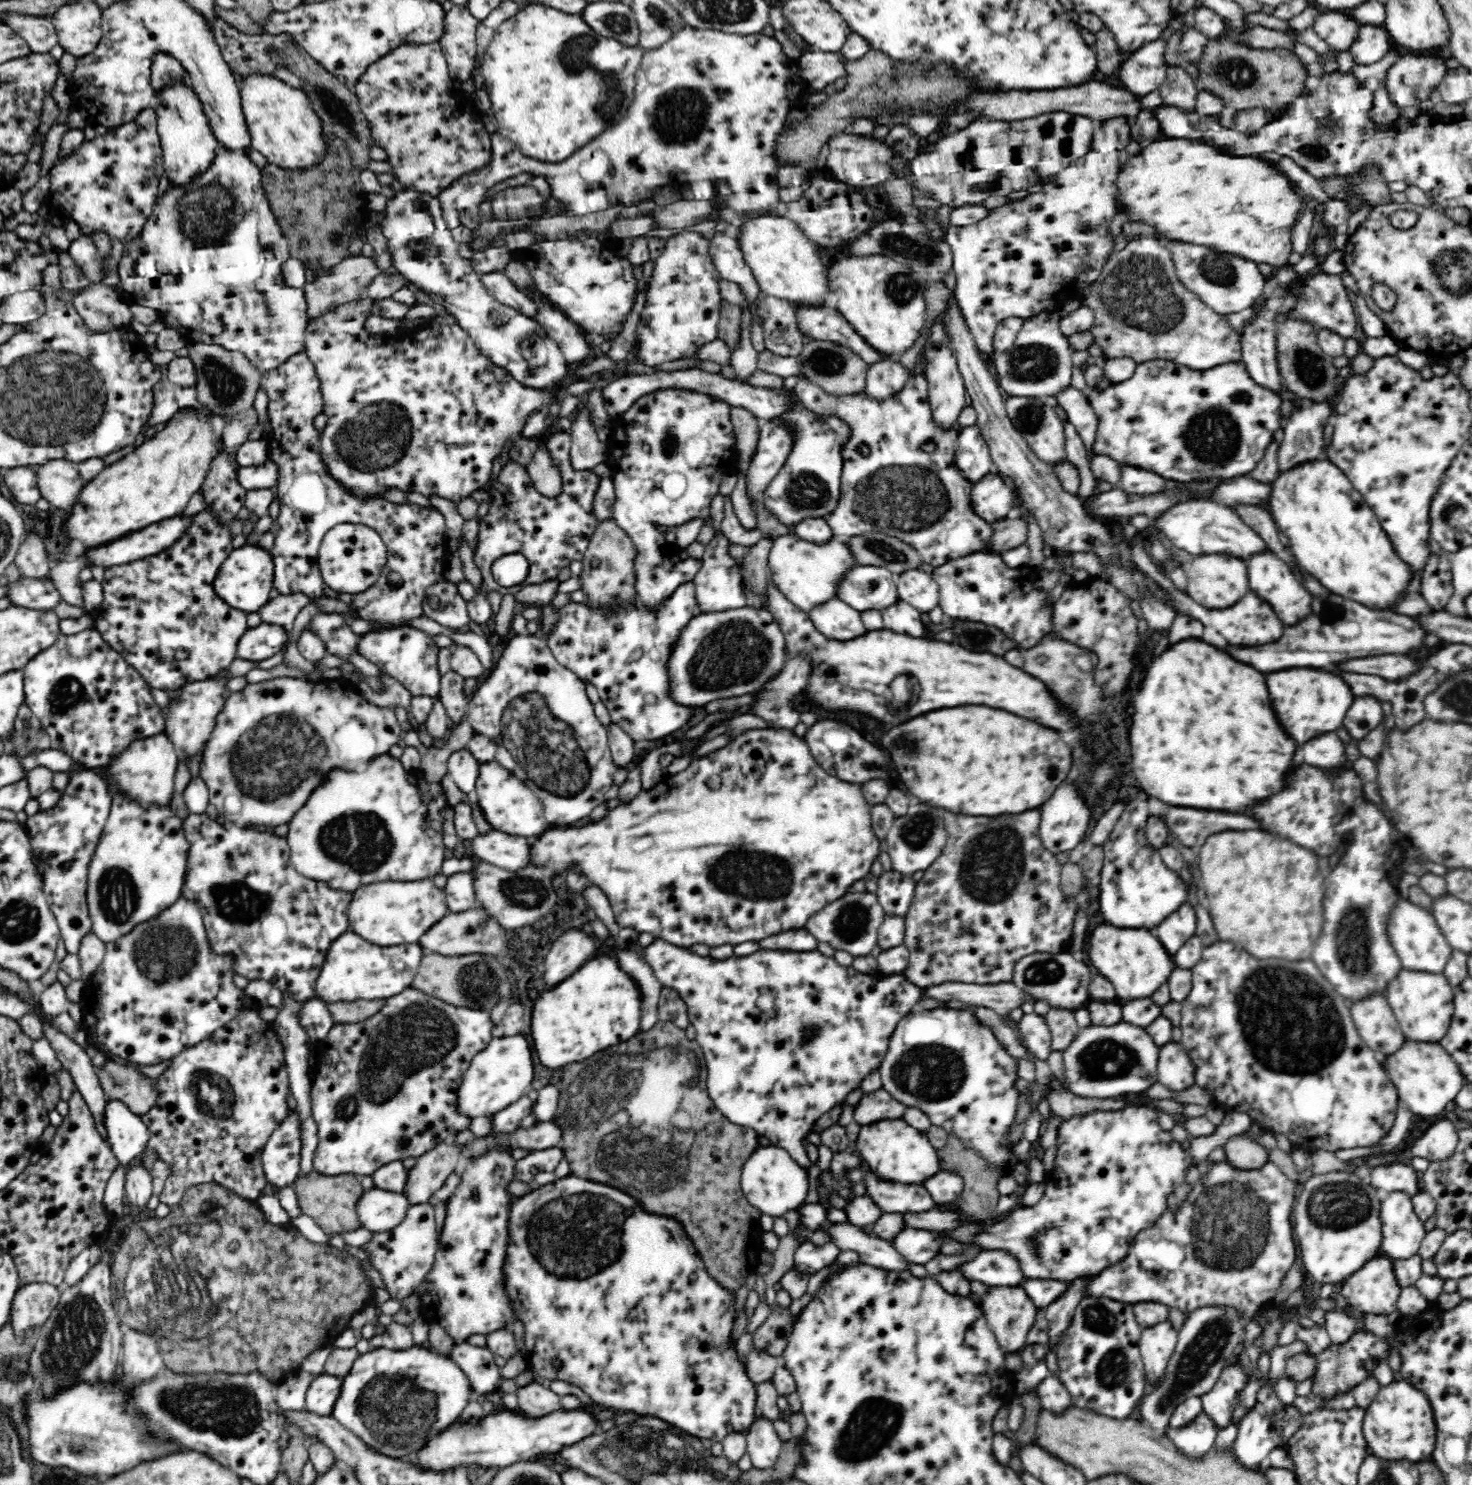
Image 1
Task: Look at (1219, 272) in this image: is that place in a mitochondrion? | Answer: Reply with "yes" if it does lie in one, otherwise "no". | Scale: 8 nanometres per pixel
yes

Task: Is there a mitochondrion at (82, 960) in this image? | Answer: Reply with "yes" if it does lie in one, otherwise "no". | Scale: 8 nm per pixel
no

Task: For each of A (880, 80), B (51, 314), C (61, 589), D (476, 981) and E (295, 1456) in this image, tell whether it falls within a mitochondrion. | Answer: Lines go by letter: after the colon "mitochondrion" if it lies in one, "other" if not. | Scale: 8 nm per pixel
A: mitochondrion
B: other
C: other
D: mitochondrion
E: other

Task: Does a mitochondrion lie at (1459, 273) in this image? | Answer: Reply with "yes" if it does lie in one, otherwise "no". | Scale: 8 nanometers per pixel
yes

